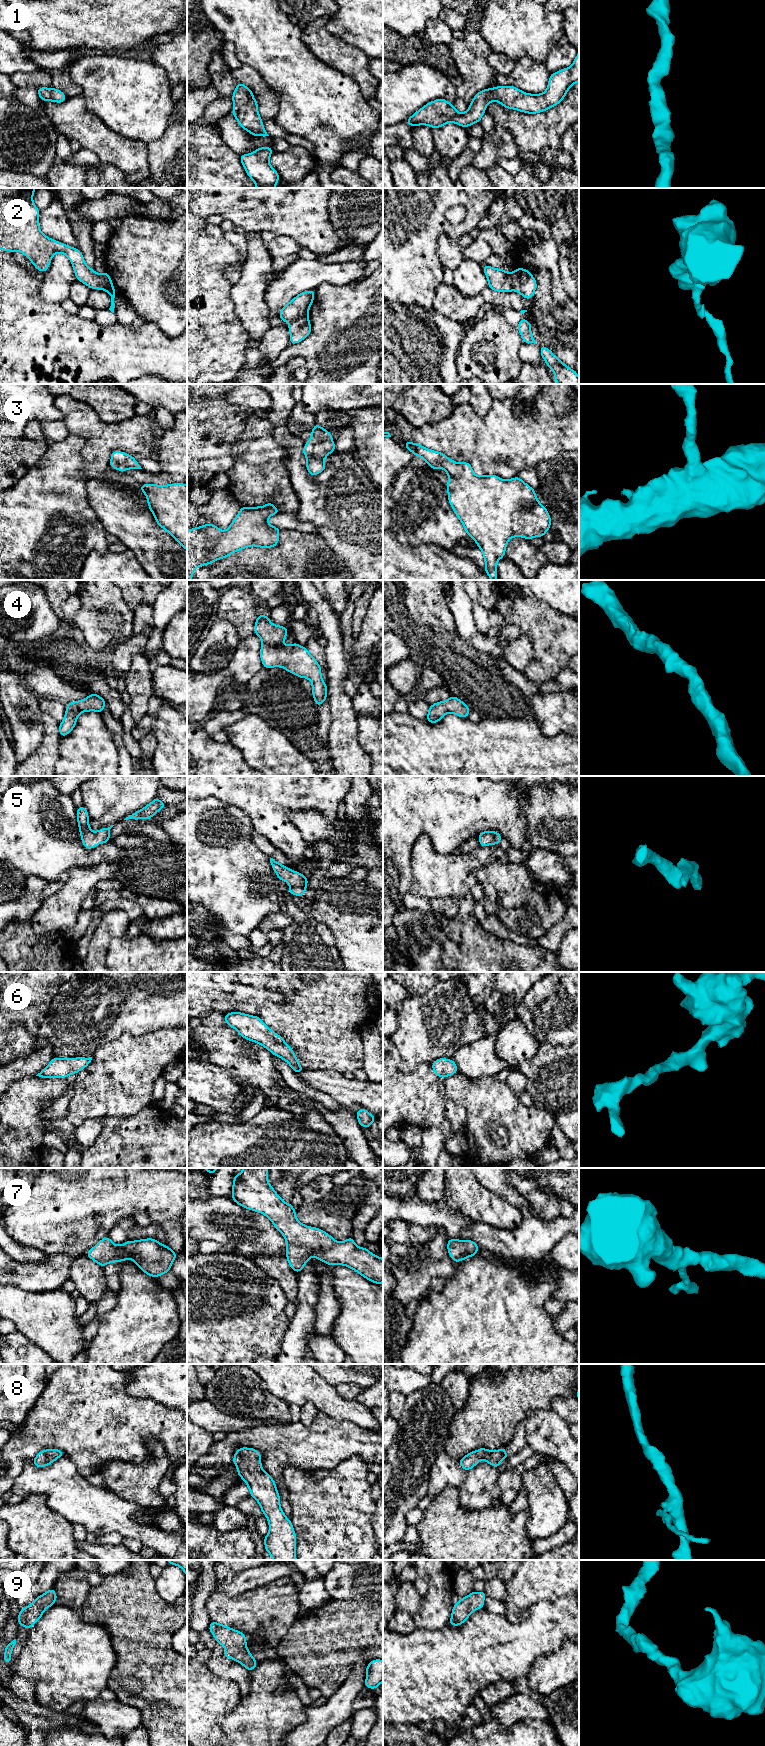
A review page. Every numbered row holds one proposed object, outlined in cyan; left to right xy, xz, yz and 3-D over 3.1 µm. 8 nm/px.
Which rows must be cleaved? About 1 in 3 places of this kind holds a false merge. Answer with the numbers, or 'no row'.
2

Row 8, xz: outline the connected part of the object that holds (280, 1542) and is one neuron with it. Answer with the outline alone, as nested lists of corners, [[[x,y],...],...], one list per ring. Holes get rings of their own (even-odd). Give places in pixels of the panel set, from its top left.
[[[241,1447],[233,1457],[233,1464],[237,1466],[237,1473],[247,1484],[250,1495],[259,1503],[269,1523],[269,1533],[264,1537],[265,1550],[273,1560],[297,1560],[295,1554],[296,1534],[291,1521],[286,1517],[280,1506],[280,1496],[273,1478],[263,1470],[261,1453],[253,1448]]]

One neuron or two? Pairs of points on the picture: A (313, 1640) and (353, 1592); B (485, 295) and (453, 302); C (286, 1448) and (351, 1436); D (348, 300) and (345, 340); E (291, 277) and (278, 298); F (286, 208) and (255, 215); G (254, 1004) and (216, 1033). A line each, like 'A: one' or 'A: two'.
A: two
B: one
C: one
D: one
E: one
F: one
G: two

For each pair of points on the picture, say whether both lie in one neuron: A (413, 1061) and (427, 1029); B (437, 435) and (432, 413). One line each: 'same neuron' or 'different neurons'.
A: same neuron
B: different neurons

